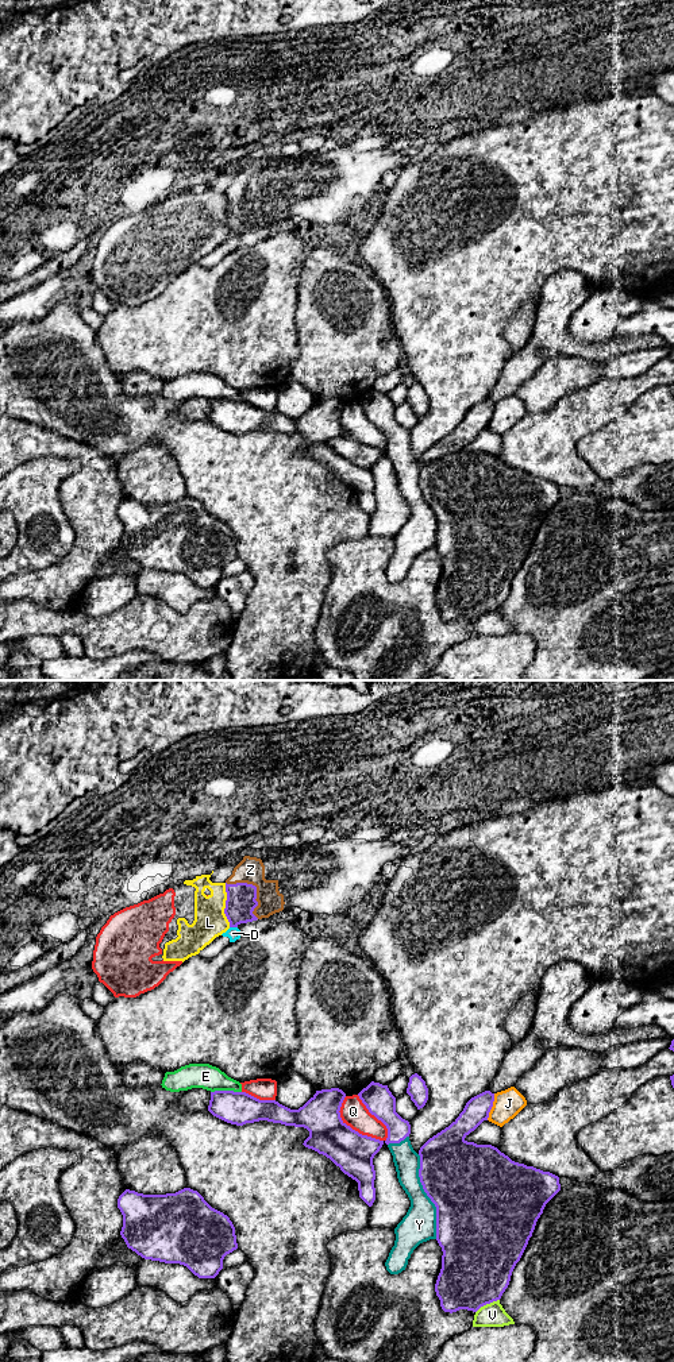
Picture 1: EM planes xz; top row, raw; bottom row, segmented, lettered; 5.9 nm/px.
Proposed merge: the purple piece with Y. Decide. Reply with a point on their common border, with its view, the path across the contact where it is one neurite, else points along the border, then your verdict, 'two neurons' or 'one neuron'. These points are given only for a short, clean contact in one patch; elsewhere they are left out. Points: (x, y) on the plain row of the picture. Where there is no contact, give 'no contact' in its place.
meets purple in xz at (427, 504); one neuron

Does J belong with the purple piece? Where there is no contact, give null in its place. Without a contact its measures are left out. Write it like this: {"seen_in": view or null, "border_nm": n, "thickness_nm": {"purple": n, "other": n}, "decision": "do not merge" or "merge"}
{"seen_in": "xz", "border_nm": 170, "thickness_nm": {"purple": 150, "other": 170}, "decision": "merge"}

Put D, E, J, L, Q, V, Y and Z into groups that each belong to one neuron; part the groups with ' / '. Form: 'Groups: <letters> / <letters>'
Groups: D / E J Y Z / L Q / V

